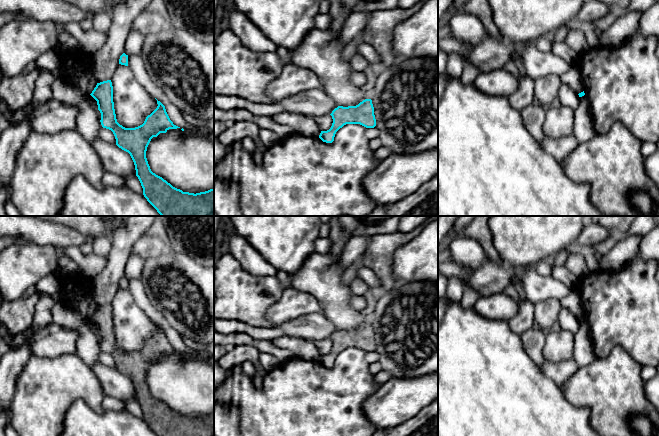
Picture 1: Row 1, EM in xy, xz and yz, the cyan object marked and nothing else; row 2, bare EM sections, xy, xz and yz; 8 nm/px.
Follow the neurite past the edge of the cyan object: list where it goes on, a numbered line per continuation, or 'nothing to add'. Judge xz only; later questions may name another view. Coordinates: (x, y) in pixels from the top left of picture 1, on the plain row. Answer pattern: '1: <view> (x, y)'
nothing to add

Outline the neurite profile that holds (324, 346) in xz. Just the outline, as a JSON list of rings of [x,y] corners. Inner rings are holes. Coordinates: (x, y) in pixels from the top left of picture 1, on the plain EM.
[[[330,338],[322,340],[312,340],[321,355],[327,355],[331,352],[333,343]]]

